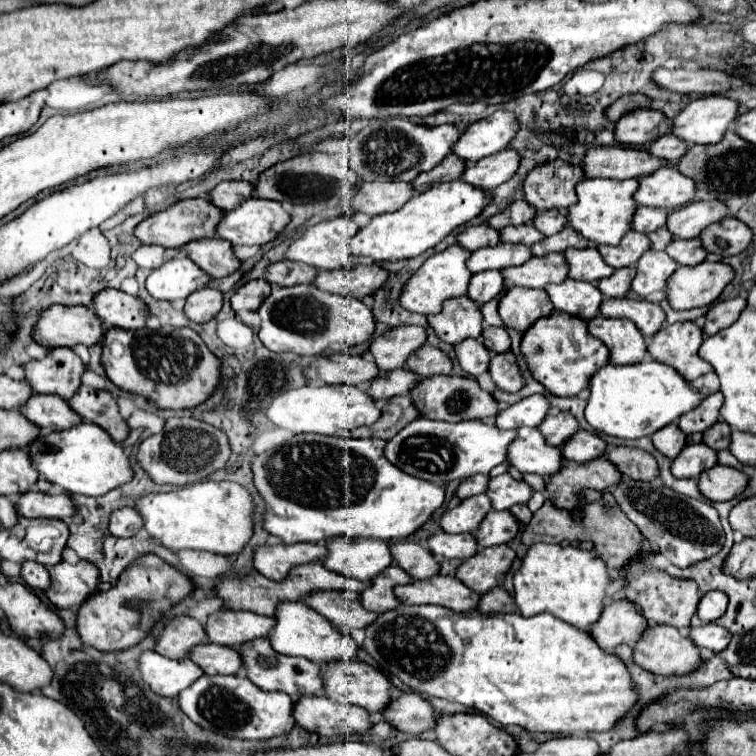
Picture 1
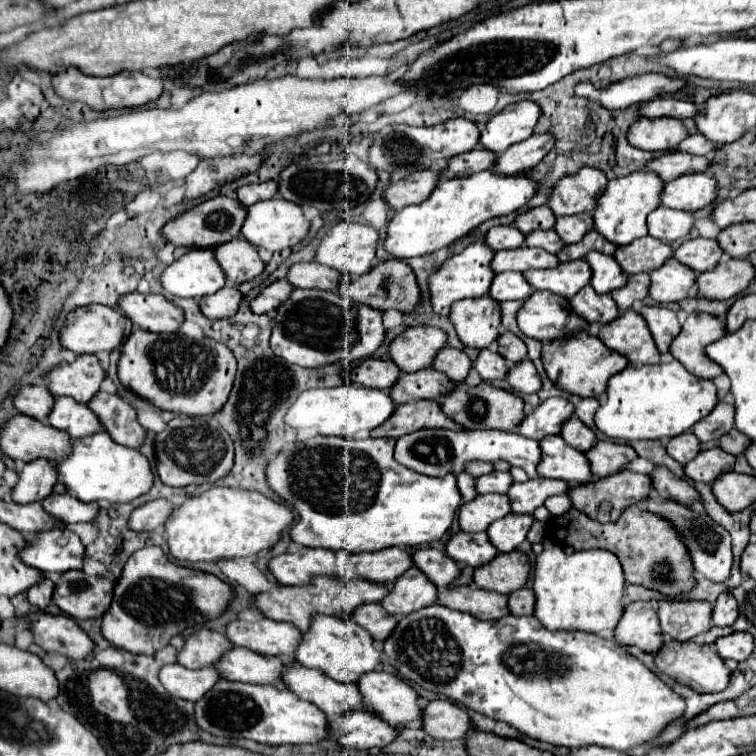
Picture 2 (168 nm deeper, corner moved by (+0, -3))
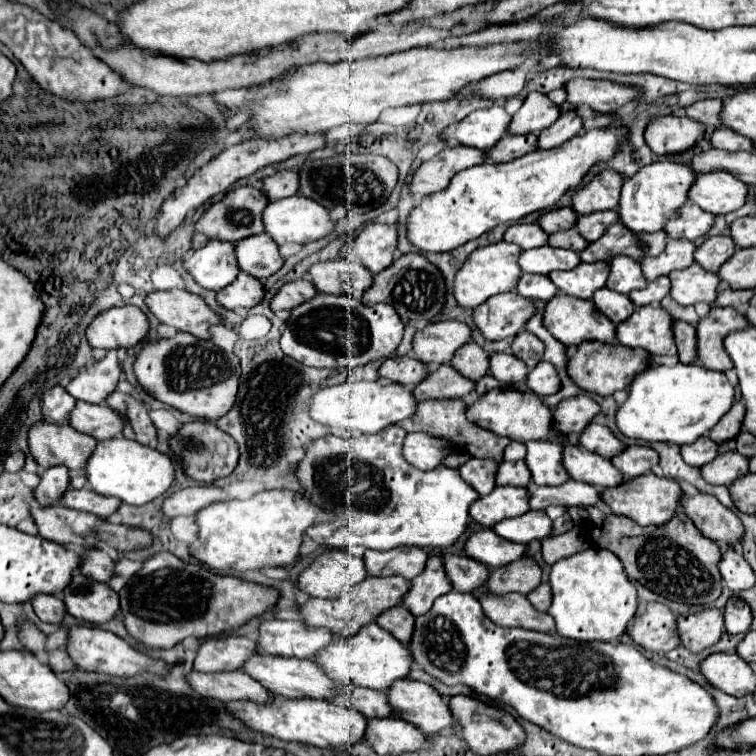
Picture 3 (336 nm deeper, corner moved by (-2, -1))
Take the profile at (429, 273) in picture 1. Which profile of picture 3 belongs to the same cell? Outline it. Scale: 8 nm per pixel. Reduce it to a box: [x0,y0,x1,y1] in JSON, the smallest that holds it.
[455,240,523,308]

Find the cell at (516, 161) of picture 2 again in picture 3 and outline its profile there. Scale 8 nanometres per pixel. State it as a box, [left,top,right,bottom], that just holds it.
[539,110,583,148]

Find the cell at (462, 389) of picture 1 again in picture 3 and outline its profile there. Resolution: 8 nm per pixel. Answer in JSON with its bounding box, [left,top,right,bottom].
[467,388,571,446]

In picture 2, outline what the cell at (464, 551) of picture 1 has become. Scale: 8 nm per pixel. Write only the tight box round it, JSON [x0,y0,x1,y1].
[445,532,497,568]

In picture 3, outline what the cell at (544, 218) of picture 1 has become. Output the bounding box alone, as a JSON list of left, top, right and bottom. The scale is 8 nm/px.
[577,210,619,242]

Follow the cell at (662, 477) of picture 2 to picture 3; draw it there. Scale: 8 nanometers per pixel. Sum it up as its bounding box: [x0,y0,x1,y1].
[683,494,743,546]

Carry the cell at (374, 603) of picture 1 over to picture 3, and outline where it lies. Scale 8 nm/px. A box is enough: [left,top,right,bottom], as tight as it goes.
[403,554,453,616]

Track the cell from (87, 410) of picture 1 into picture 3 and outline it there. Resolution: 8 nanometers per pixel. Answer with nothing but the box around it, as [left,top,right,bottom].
[105,390,157,446]

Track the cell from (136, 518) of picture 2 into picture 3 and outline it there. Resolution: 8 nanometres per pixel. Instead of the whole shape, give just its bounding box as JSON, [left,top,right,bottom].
[163,486,229,518]

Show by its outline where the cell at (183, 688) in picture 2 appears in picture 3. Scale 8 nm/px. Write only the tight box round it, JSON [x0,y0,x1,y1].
[187,672,271,704]

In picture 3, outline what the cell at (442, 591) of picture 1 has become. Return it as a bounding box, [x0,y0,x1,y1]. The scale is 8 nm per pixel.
[481,594,555,634]

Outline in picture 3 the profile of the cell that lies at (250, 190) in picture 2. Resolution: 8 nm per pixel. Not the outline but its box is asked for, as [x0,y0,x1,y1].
[261,168,299,200]

